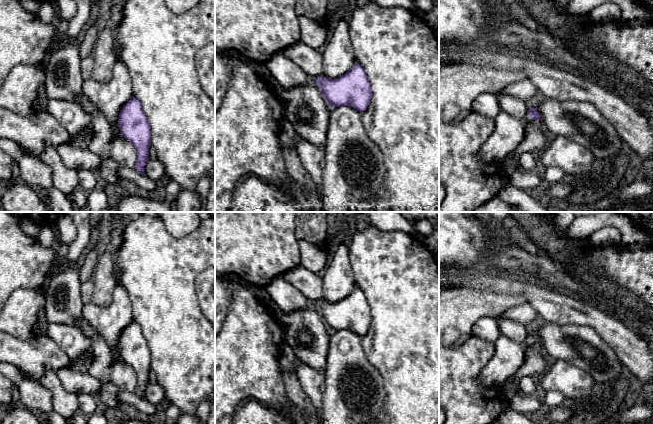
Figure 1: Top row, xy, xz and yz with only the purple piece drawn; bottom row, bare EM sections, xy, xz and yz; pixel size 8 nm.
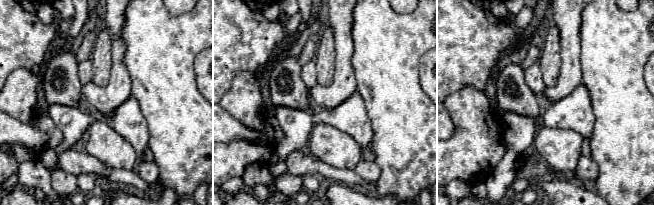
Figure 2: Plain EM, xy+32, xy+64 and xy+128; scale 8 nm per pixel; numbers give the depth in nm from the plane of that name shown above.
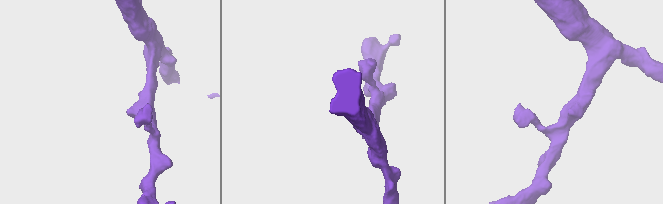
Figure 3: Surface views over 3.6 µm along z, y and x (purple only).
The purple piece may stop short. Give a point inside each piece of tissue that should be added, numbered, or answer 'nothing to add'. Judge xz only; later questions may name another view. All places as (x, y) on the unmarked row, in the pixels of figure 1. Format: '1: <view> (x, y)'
1: xz (289, 299)

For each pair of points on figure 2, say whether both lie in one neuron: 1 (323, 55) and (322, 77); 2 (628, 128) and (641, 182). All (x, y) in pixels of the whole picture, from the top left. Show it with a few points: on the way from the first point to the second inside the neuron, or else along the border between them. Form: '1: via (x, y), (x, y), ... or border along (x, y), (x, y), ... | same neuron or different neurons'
1: via (323, 60), (323, 72) | same neuron
2: via (632, 141), (632, 169) | same neuron

